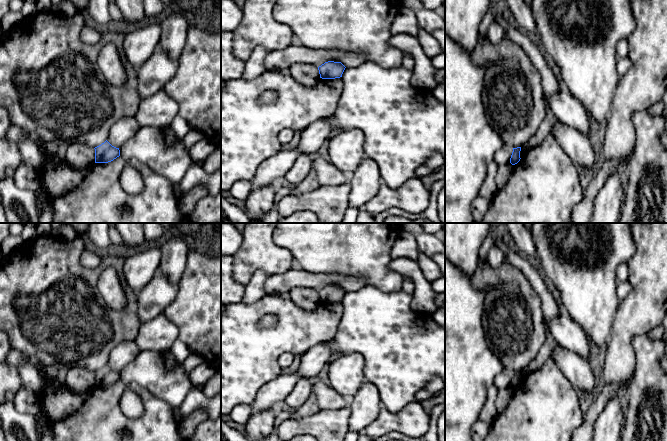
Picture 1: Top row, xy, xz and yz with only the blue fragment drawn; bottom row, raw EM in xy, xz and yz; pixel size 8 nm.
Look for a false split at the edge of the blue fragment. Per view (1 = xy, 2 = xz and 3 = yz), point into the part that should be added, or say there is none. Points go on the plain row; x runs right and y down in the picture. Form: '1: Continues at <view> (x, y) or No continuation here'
1: No continuation here
2: No continuation here
3: No continuation here

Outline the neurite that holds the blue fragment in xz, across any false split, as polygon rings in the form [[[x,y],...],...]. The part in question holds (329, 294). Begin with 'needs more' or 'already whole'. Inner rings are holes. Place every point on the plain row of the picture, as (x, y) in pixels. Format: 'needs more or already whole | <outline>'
already whole | [[[328,285],[318,291],[320,302],[335,303],[342,301],[345,290],[341,286]]]

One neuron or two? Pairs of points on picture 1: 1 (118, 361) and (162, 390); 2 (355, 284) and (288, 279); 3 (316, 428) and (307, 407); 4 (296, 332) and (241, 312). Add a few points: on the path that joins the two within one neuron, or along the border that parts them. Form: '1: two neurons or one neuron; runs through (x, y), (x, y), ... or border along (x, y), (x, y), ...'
1: one neuron; runs through (129, 361), (137, 365), (151, 379)
2: one neuron; runs through (338, 280), (305, 279)
3: two neurons; border along (319, 409), (309, 415), (291, 418)
4: one neuron; runs through (281, 333), (258, 333), (252, 327)

